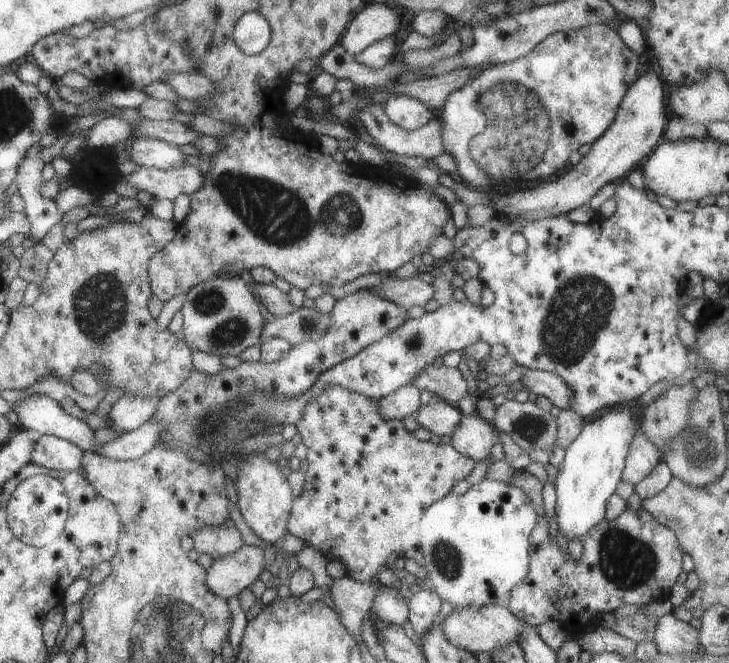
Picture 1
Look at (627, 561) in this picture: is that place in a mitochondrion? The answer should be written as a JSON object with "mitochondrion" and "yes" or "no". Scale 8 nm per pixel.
{"mitochondrion":"yes"}

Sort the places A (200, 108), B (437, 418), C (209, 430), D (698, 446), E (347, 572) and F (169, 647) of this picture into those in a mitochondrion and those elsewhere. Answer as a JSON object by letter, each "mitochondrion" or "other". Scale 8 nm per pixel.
{"A":"other","B":"other","C":"mitochondrion","D":"mitochondrion","E":"other","F":"mitochondrion"}

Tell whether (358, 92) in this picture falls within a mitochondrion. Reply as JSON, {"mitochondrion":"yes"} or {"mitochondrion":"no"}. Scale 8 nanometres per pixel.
{"mitochondrion":"no"}

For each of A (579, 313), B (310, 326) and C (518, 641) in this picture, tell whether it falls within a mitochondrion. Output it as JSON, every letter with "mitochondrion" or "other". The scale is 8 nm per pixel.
{"A":"mitochondrion","B":"mitochondrion","C":"other"}

